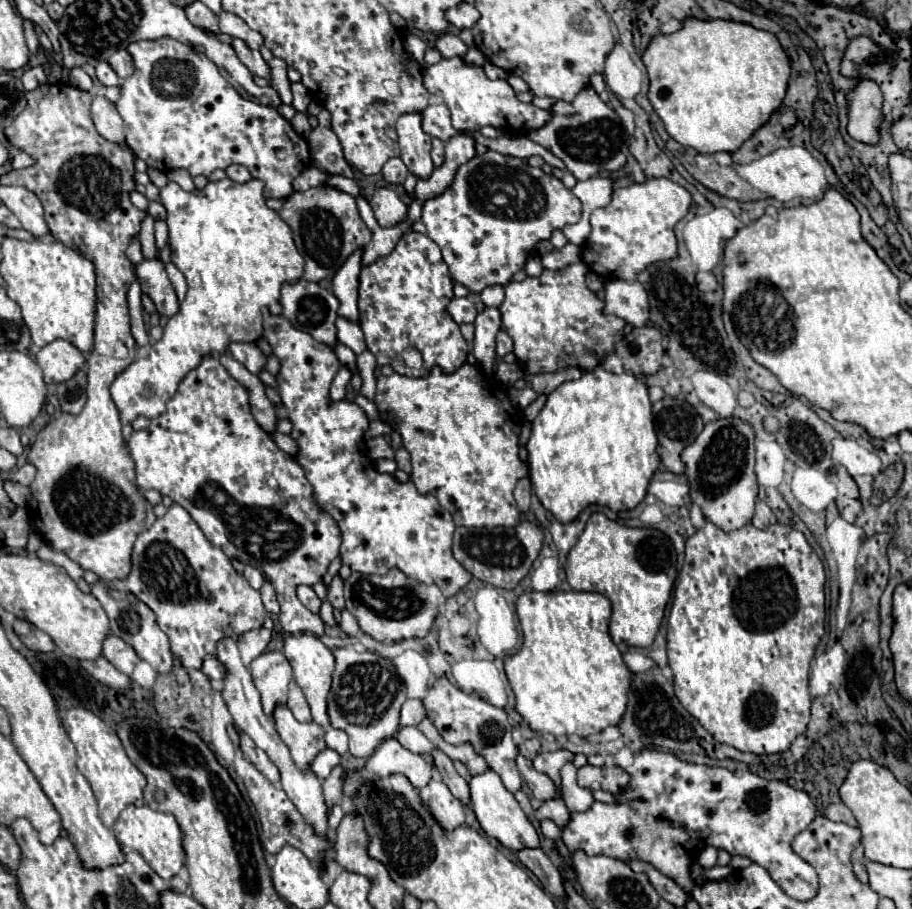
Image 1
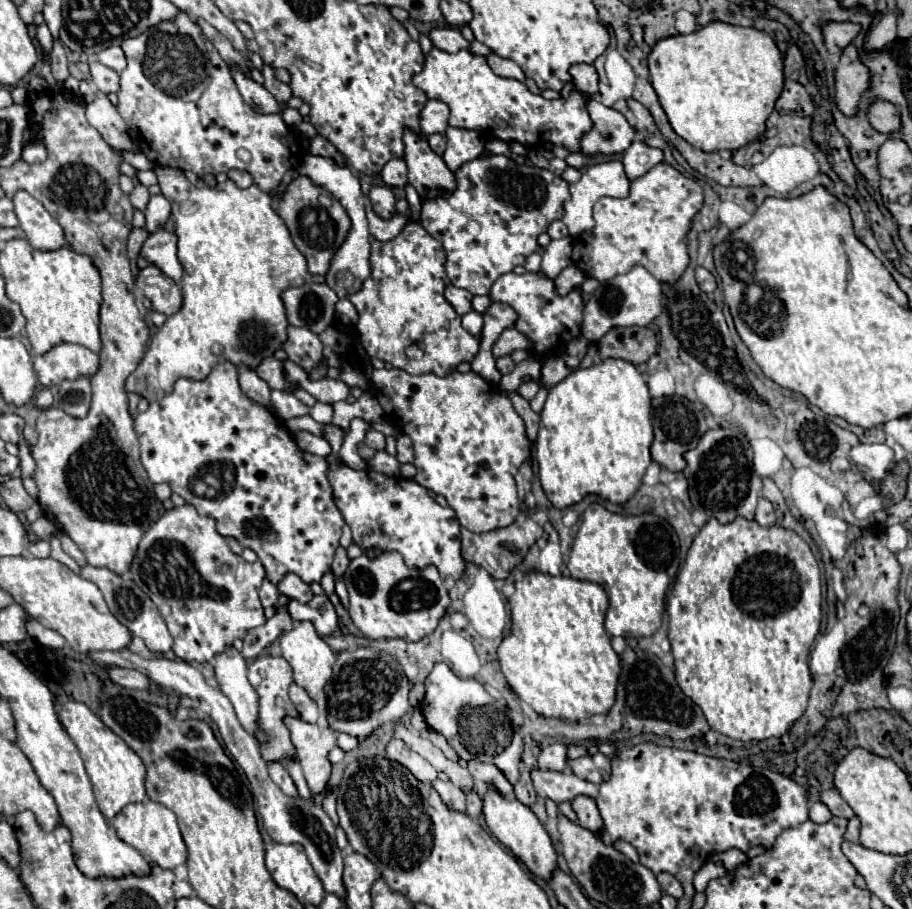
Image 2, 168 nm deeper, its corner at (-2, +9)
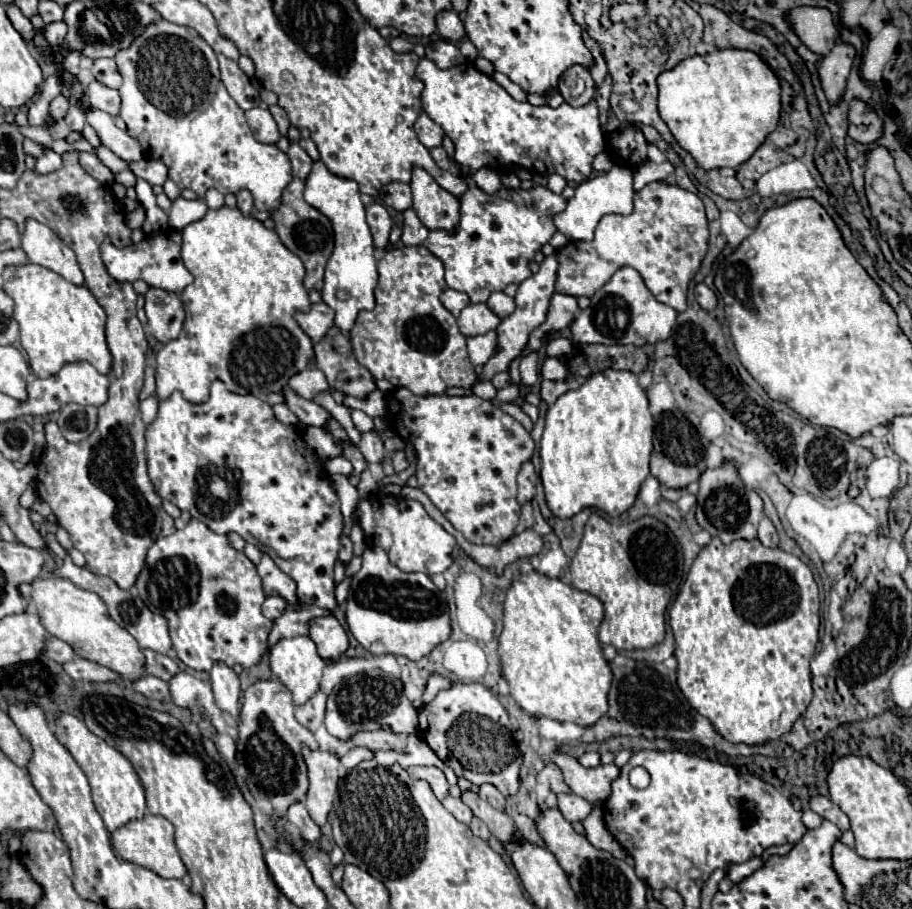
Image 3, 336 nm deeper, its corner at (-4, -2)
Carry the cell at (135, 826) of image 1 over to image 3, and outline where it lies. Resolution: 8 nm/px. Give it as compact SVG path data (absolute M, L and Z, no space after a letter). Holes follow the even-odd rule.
M147 813L143 819L129 821L127 825L119 827L111 835L111 843L113 843L113 849L117 851L117 855L121 859L125 859L129 863L135 863L135 865L141 865L149 871L155 871L159 877L181 879L187 873L187 869L185 869L185 865L183 865L183 861L177 853L175 841L173 841L173 825L165 817Z

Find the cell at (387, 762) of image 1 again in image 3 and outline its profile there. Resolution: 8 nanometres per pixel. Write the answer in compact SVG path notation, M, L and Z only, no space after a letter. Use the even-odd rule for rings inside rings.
M411 767L411 769L407 769L415 779L425 779L425 781L429 781L429 785L431 785L431 789L433 789L433 793L435 793L435 797L439 799L439 801L443 801L445 797L447 797L447 793L449 793L449 785L447 785L447 779L445 779L445 775L443 775L443 771L439 769L439 767Z

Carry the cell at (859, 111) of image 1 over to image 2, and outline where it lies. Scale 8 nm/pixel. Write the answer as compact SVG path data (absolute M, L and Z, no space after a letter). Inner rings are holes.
M849 44L841 54L841 64L835 70L835 102L845 116L859 112L859 100L867 88L871 88L871 72L861 62L859 52Z

